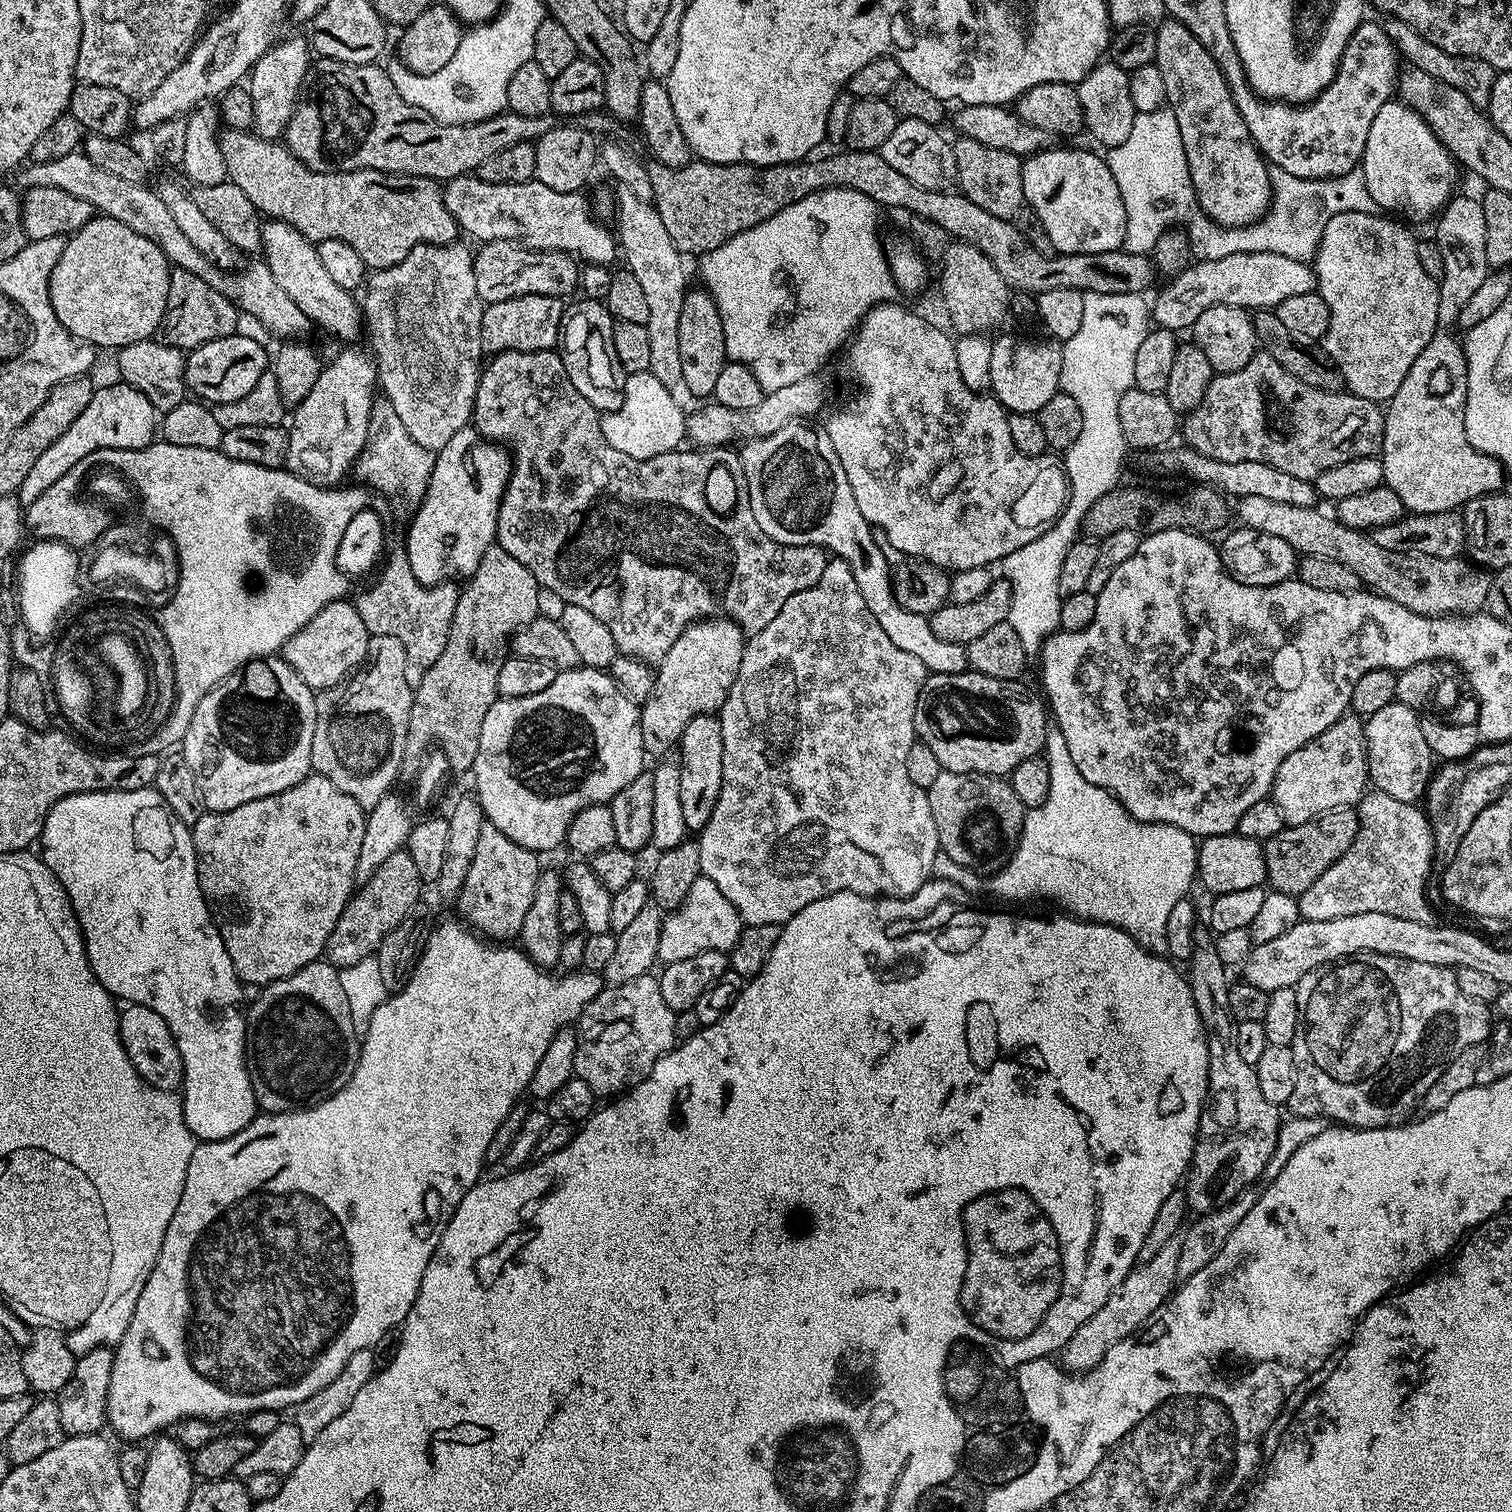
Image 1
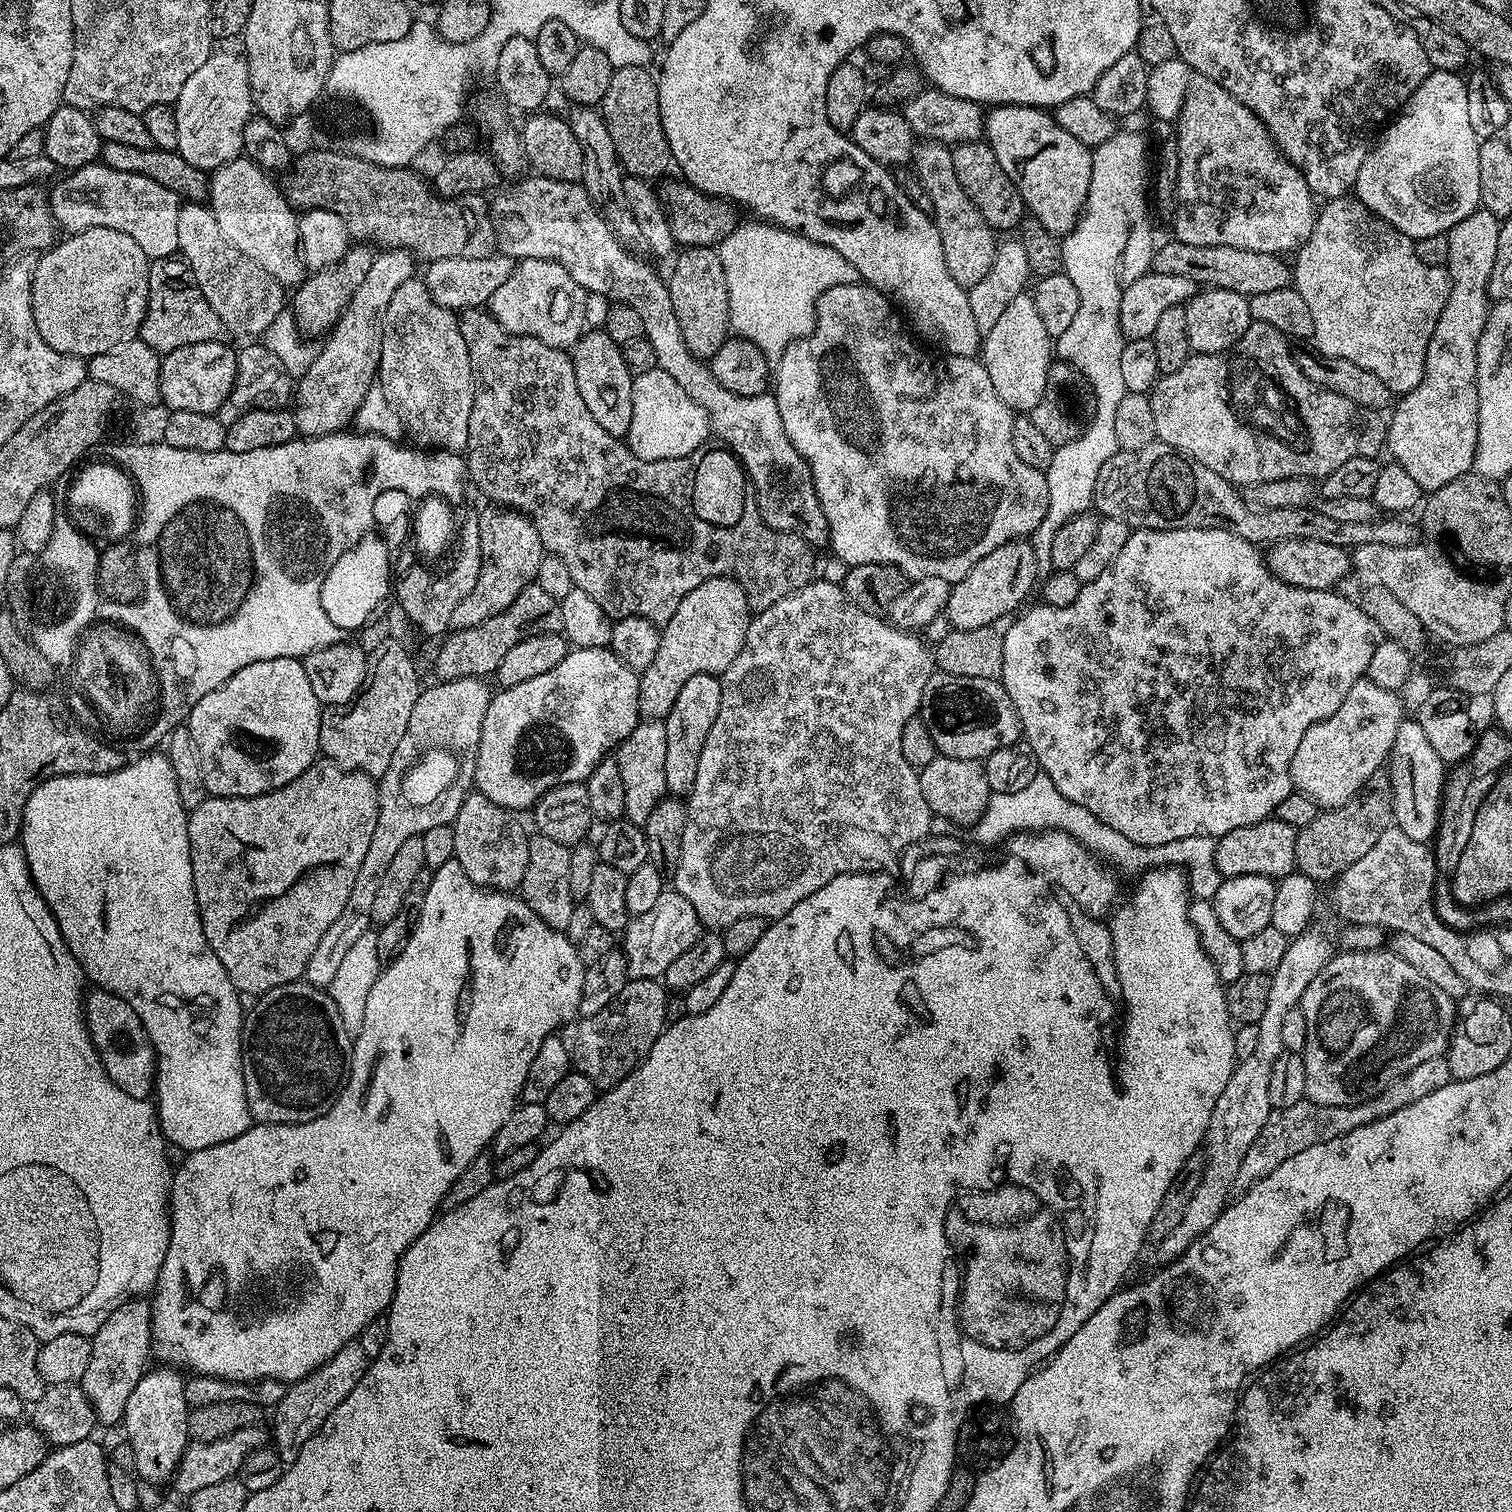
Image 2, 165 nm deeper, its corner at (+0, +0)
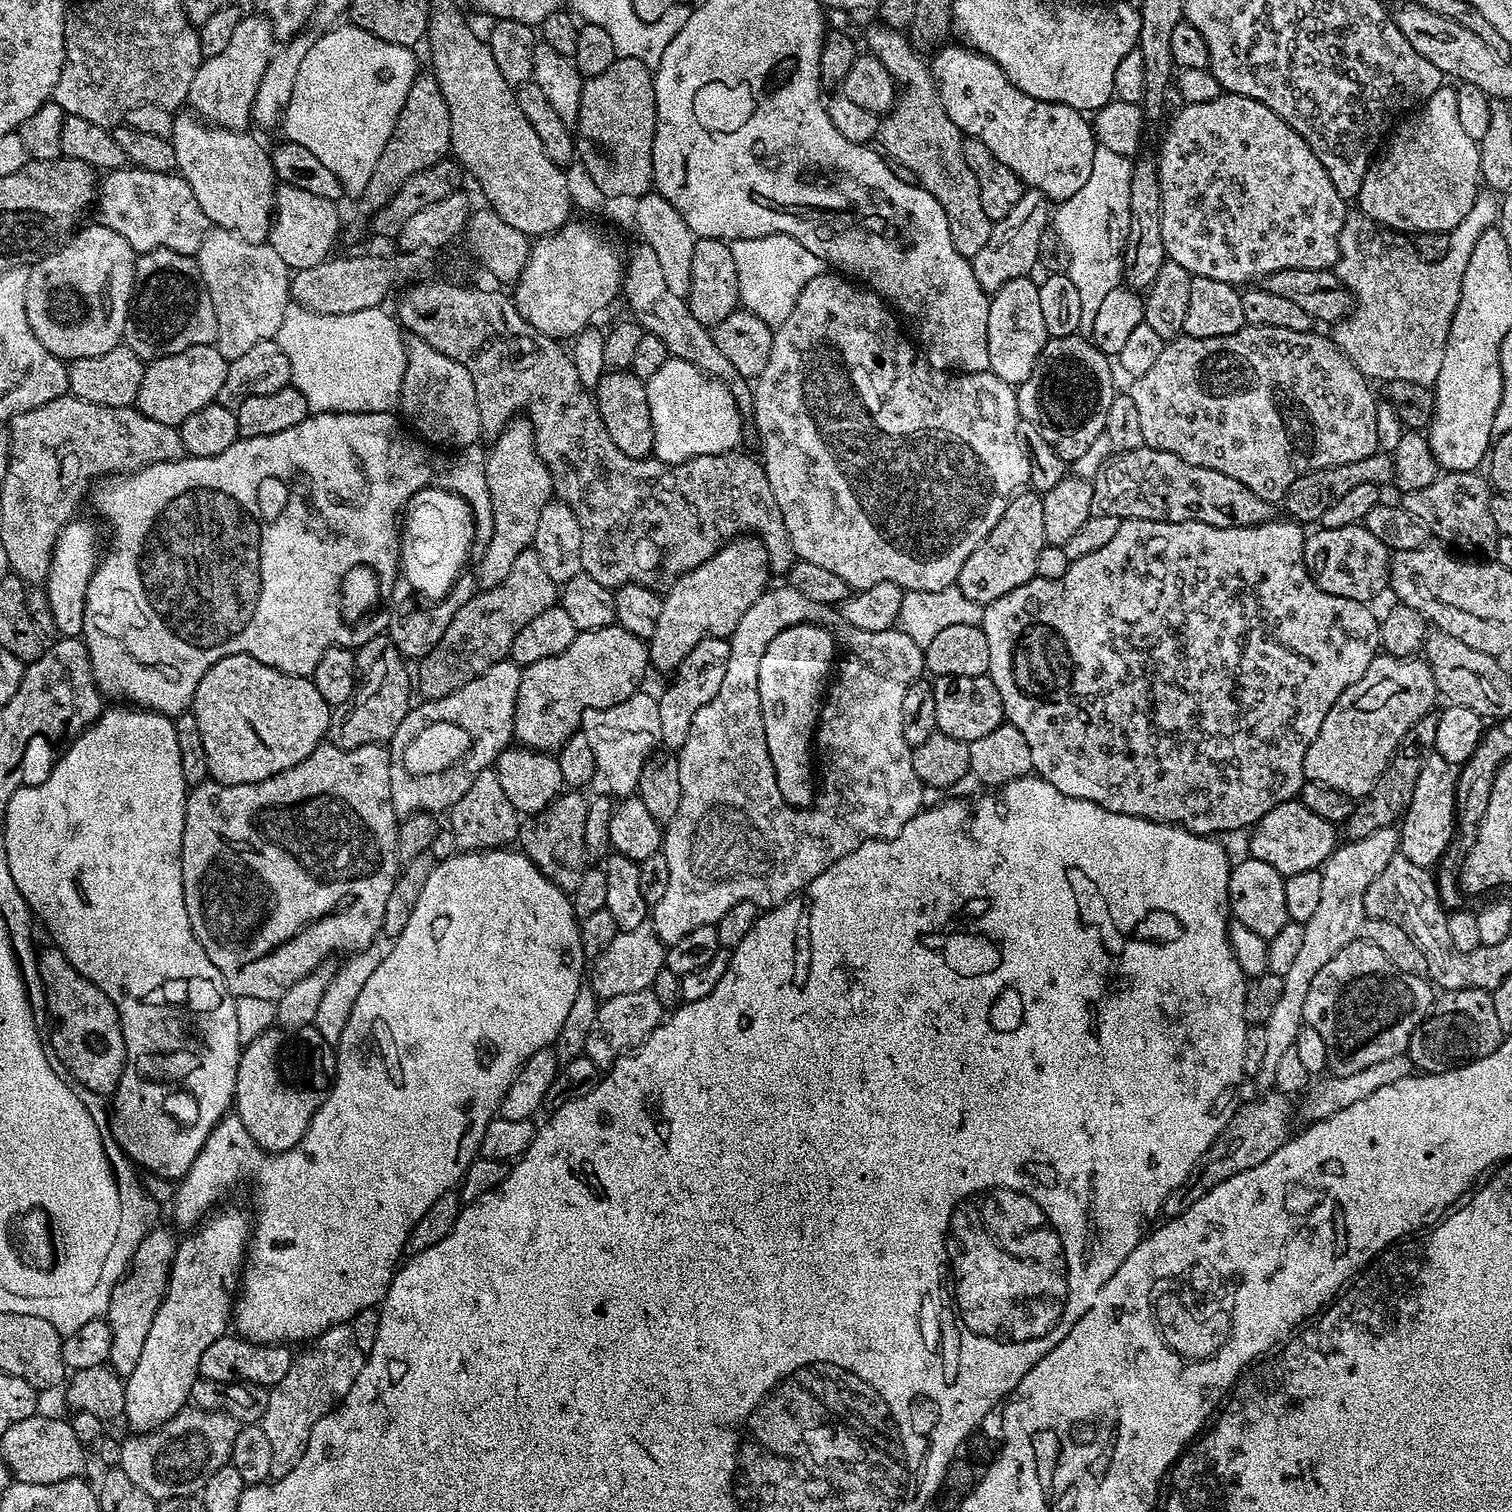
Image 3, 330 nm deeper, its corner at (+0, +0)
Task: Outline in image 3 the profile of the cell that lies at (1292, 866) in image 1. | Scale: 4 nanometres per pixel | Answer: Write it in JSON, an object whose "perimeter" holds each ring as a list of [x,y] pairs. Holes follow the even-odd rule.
{"perimeter":[[[1435,711],[1427,712],[1404,735],[1404,741],[1396,750],[1396,755],[1382,770],[1378,782],[1372,787],[1371,792],[1363,797],[1353,807],[1350,818],[1342,825],[1342,832],[1348,840],[1366,838],[1368,834],[1374,834],[1374,830],[1393,827],[1403,817],[1404,811],[1410,806],[1414,798],[1414,782],[1418,782],[1418,773],[1422,771],[1424,758],[1435,749],[1434,733],[1438,730],[1438,715]]]}

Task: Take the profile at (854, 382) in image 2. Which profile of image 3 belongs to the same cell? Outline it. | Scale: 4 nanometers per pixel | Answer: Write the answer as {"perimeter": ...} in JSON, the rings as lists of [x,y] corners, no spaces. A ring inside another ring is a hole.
{"perimeter":[[[825,270],[819,276],[810,278],[810,282],[806,282],[802,294],[798,294],[798,302],[794,302],[794,310],[790,310],[790,318],[786,318],[786,322],[779,324],[772,333],[770,359],[766,361],[766,370],[762,370],[762,374],[755,377],[750,412],[751,415],[756,415],[756,432],[760,435],[761,453],[759,452],[759,455],[762,457],[764,473],[770,482],[770,490],[774,490],[774,499],[778,501],[778,510],[782,510],[782,522],[786,522],[786,530],[790,534],[792,548],[796,551],[799,559],[814,562],[814,566],[823,566],[825,570],[838,574],[838,578],[842,578],[842,582],[846,582],[849,589],[852,590],[869,588],[878,582],[894,582],[898,587],[909,592],[946,590],[955,585],[966,558],[970,558],[970,554],[974,554],[974,550],[978,550],[978,546],[986,538],[986,534],[990,534],[990,530],[994,530],[998,518],[1002,518],[1002,513],[1006,510],[1006,506],[1010,506],[1010,502],[1016,497],[1016,493],[1029,487],[1030,462],[1026,462],[1026,454],[1022,450],[1022,446],[1018,446],[1018,422],[1021,418],[1018,402],[1016,401],[1016,388],[1011,384],[1002,382],[1002,378],[998,378],[998,374],[994,374],[990,370],[987,372],[953,374],[951,371],[934,367],[929,360],[924,359],[918,351],[917,345],[907,335],[904,337],[900,333],[900,328],[896,325],[895,319],[897,320],[897,317],[894,315],[893,309],[879,294],[872,291],[871,288],[853,282],[843,274],[833,274],[831,271]]]}

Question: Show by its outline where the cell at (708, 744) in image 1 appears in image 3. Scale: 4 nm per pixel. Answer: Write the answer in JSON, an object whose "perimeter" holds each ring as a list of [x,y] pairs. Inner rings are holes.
{"perimeter":[[[707,636],[702,638],[702,642],[698,642],[698,646],[694,646],[694,650],[690,650],[690,654],[686,654],[686,658],[682,658],[675,672],[671,673],[669,680],[672,681],[669,682],[668,689],[658,696],[658,719],[662,722],[660,743],[665,749],[678,750],[686,742],[686,734],[690,734],[690,722],[694,722],[694,714],[698,714],[698,710],[702,710],[702,706],[706,706],[706,702],[710,702],[710,698],[714,698],[714,694],[718,694],[718,689],[722,687],[726,662],[730,662],[728,640],[723,636]]]}

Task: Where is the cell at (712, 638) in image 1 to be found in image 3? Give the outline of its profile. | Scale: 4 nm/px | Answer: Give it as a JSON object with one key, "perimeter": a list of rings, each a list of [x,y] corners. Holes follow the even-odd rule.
{"perimeter":[[[745,534],[719,548],[710,558],[706,558],[706,562],[702,562],[685,576],[678,577],[667,589],[668,596],[666,592],[662,599],[662,614],[658,618],[658,626],[654,630],[652,639],[647,641],[651,667],[665,674],[671,674],[680,665],[682,658],[686,658],[686,654],[690,654],[690,650],[694,650],[694,646],[702,642],[702,638],[731,637],[738,622],[742,622],[742,614],[746,614],[746,610],[750,610],[750,606],[754,606],[754,602],[758,602],[758,598],[769,587],[768,576],[770,577],[770,569],[764,543],[754,534]]]}

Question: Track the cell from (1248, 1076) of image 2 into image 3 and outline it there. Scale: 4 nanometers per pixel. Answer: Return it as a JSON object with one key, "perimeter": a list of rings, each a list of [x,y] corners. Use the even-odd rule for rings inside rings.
{"perimeter":[[[1395,827],[1374,830],[1374,834],[1368,834],[1366,838],[1341,843],[1319,869],[1322,874],[1322,898],[1318,901],[1314,915],[1303,924],[1302,946],[1290,966],[1290,970],[1286,970],[1282,982],[1282,995],[1278,997],[1274,1011],[1263,1024],[1266,1030],[1266,1058],[1262,1058],[1262,1066],[1254,1078],[1255,1083],[1261,1084],[1261,1089],[1268,1090],[1273,1087],[1274,1069],[1278,1067],[1278,1058],[1282,1058],[1282,1054],[1286,1054],[1286,1050],[1296,1046],[1298,1030],[1304,1024],[1304,1007],[1306,1006],[1306,993],[1310,990],[1310,982],[1314,982],[1318,970],[1322,970],[1322,966],[1326,966],[1326,962],[1330,962],[1330,958],[1334,958],[1334,954],[1338,954],[1338,950],[1342,950],[1342,946],[1346,946],[1351,940],[1360,936],[1360,928],[1366,919],[1364,914],[1366,890],[1370,890],[1370,882],[1374,882],[1378,878],[1378,874],[1382,874],[1382,870],[1386,870],[1386,862],[1390,862],[1390,858],[1394,858],[1398,854],[1399,847],[1400,833]]]}

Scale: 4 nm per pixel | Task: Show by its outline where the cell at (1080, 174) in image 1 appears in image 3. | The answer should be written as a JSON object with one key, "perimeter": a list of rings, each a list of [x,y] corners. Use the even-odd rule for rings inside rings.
{"perimeter":[[[959,43],[951,44],[941,47],[930,60],[932,78],[938,82],[940,105],[946,114],[950,114],[950,122],[954,122],[954,126],[958,126],[965,137],[986,142],[998,162],[1010,166],[1010,170],[1018,174],[1025,186],[1036,188],[1049,201],[1059,202],[1078,194],[1078,190],[1082,190],[1082,186],[1086,186],[1086,181],[1090,179],[1098,147],[1089,117],[1065,104],[1046,102],[1022,94],[1022,90],[1018,90],[1018,86],[1006,78],[1006,74],[990,57]]]}

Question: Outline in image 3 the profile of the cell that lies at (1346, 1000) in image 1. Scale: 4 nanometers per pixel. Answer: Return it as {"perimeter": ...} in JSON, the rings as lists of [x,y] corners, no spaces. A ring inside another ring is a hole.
{"perimeter":[[[1363,938],[1351,940],[1322,970],[1318,970],[1314,982],[1310,982],[1310,990],[1306,993],[1304,1007],[1304,1023],[1314,1026],[1318,1035],[1326,1042],[1327,1071],[1334,1076],[1358,1074],[1358,1070],[1366,1070],[1366,1066],[1375,1066],[1385,1058],[1405,1055],[1408,1043],[1414,1030],[1428,1017],[1432,1010],[1434,988],[1424,976],[1406,974]]]}

